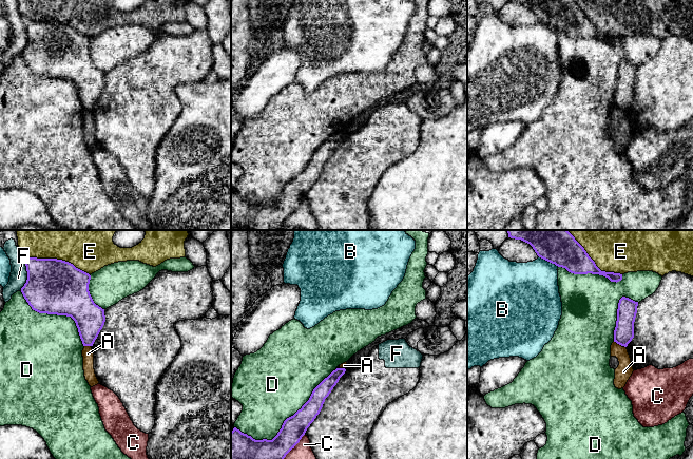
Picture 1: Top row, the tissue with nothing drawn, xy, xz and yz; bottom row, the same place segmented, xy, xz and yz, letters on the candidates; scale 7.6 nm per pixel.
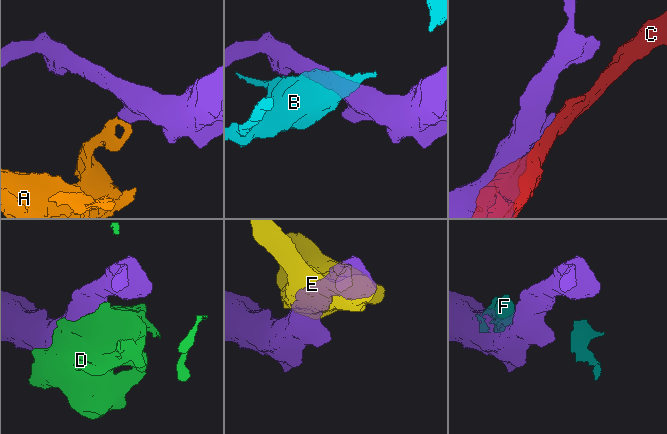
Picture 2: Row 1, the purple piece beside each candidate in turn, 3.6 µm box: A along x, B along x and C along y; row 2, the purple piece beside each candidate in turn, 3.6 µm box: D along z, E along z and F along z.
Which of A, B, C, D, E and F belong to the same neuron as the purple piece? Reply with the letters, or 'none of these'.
none of these

